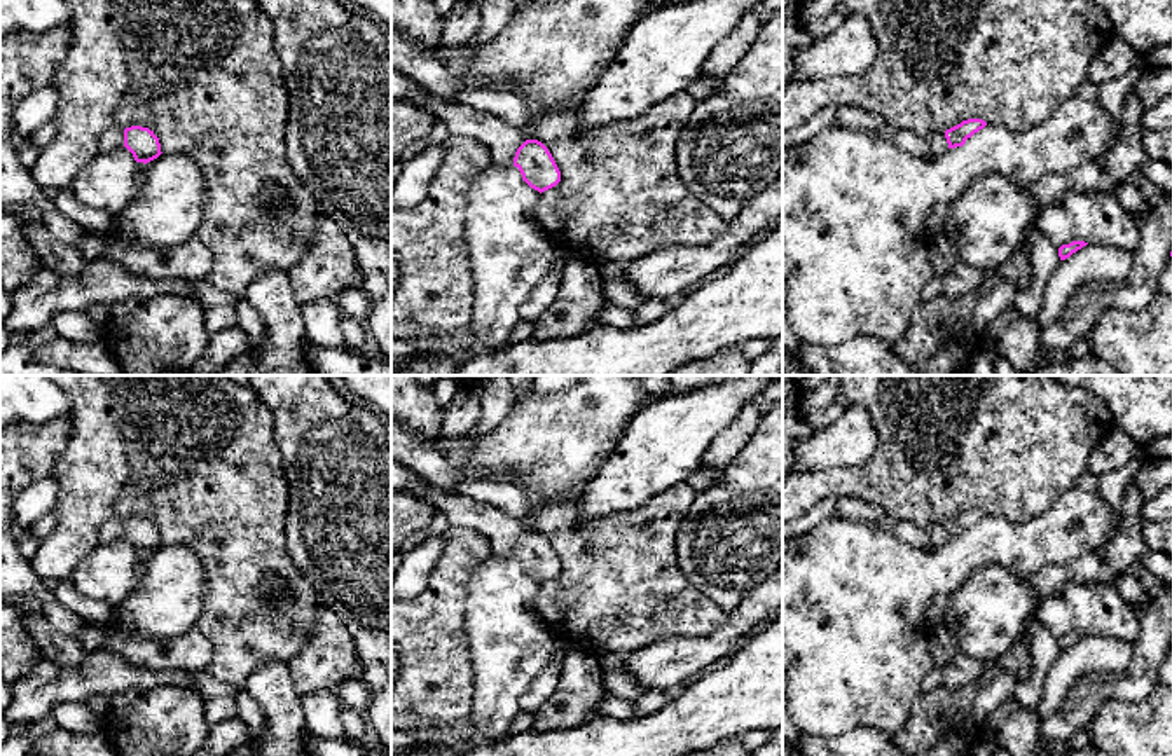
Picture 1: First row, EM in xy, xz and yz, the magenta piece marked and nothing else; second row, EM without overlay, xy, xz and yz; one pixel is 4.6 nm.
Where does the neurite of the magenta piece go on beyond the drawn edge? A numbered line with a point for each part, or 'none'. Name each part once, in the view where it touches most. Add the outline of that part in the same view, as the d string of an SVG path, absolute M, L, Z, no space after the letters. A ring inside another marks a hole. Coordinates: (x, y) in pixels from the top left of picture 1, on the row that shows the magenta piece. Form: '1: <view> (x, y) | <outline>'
1: xz (502, 138) | M391 70L391 103L412 103L445 122L451 134L482 141L498 166L514 166L515 152L526 141L517 127L496 115L438 98L396 70Z

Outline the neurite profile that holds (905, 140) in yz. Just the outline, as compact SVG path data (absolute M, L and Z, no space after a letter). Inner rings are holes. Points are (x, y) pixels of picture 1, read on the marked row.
M891 131L889 136L896 147L917 159L933 161L934 155L927 145L927 140L910 133L910 131Z

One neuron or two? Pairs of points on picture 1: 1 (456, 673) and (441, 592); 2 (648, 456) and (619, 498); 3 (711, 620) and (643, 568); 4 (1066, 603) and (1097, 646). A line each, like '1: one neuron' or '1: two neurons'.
1: one neuron
2: one neuron
3: one neuron
4: two neurons

